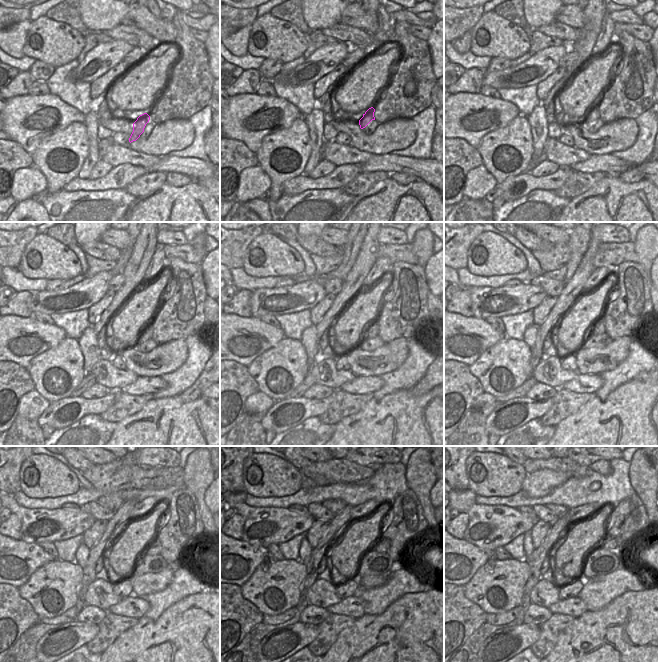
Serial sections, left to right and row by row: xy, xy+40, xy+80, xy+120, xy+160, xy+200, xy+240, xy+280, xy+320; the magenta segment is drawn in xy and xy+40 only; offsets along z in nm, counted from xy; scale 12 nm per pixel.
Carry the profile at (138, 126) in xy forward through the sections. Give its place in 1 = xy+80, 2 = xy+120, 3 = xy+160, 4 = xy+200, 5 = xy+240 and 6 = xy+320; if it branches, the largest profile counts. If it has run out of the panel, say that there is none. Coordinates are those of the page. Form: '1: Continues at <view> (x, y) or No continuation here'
1: Continues at xy+80 (593, 114)
2: Continues at xy+120 (147, 333)
3: Continues at xy+160 (373, 329)
4: Continues at xy+200 (598, 327)
5: Continues at xy+240 (154, 549)
6: Continues at xy+320 (609, 543).

